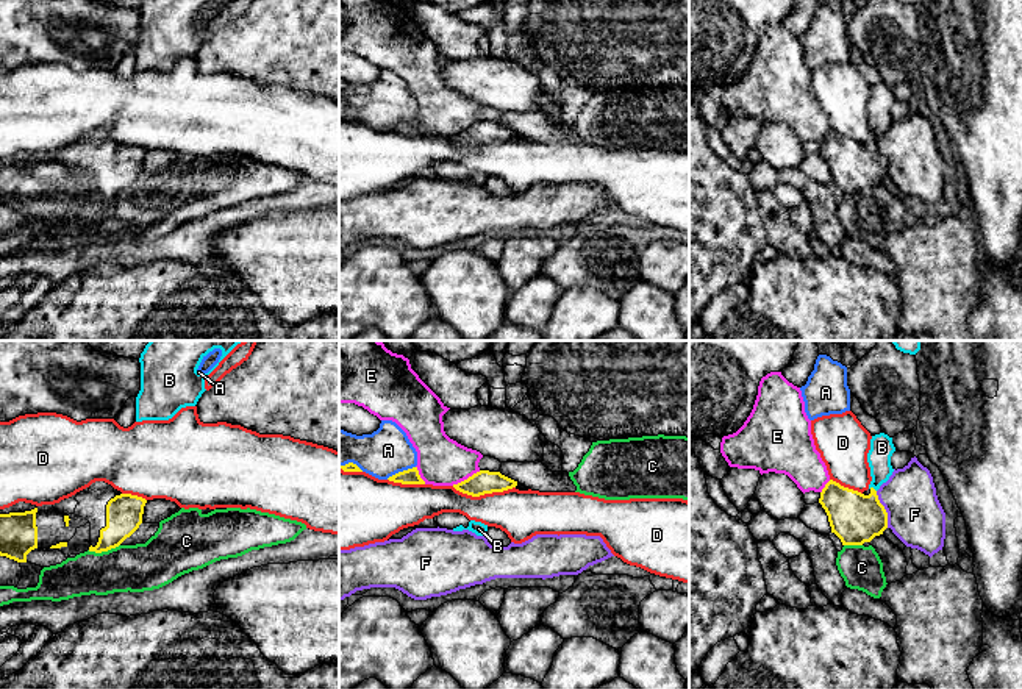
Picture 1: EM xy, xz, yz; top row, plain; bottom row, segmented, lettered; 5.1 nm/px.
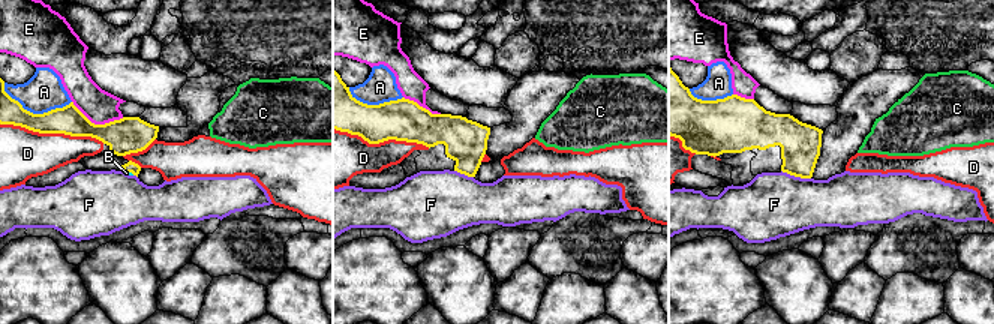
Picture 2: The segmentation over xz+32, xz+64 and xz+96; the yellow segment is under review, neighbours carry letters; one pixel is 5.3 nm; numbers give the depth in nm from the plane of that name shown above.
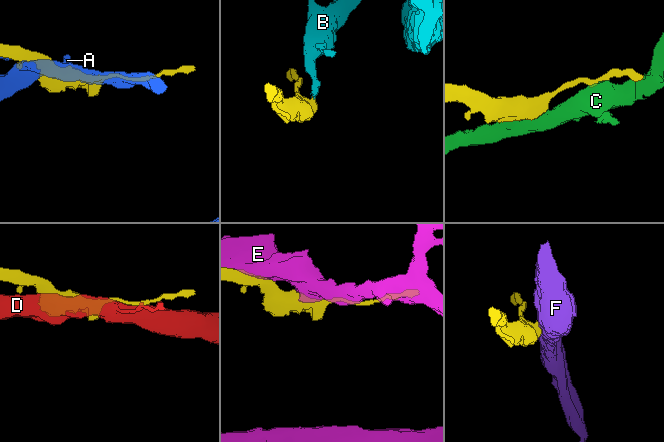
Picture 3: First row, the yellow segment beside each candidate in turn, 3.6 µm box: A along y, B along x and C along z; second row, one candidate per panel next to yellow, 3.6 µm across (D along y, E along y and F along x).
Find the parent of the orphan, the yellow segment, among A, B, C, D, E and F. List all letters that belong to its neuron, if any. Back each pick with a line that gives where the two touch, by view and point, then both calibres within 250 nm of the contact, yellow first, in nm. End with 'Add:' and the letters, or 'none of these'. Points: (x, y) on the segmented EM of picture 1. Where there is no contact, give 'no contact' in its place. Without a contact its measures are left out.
B: contact yz (872, 488); calibres 260 and 120 nm
Add: B

